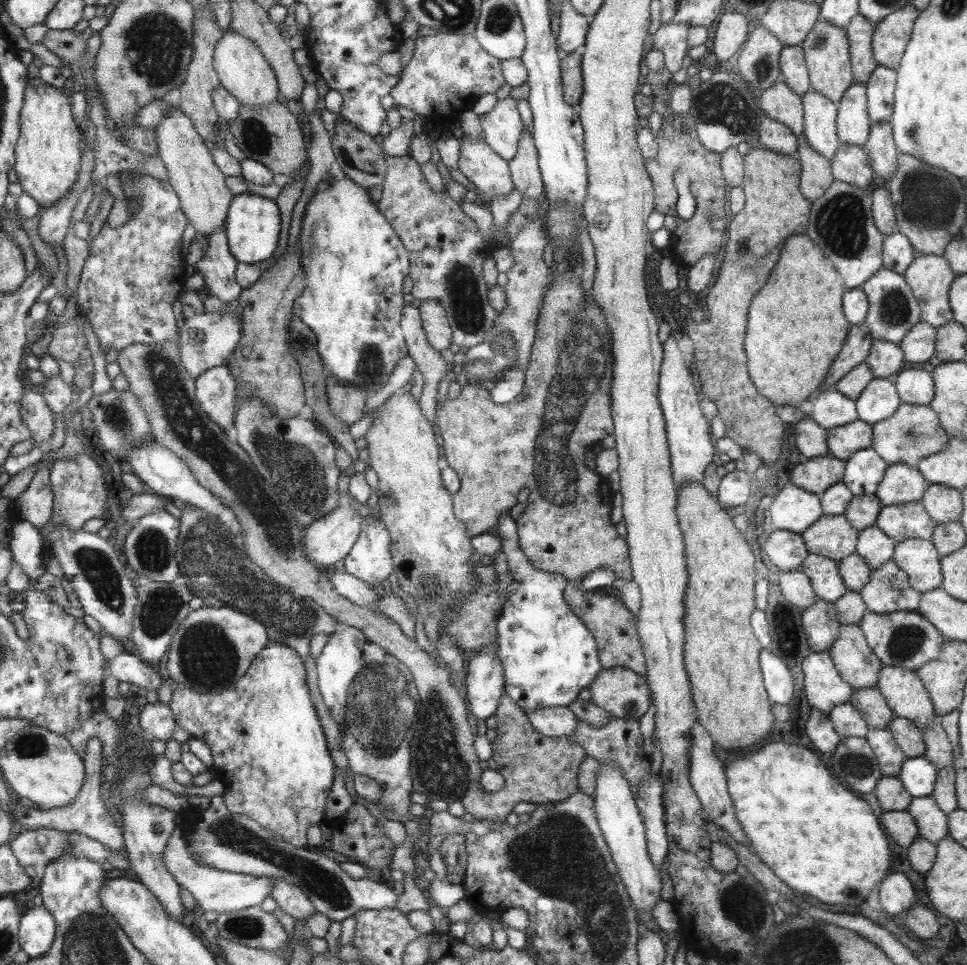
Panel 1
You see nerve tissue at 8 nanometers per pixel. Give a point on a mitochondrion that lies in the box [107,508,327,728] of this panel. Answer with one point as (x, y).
(208, 658)

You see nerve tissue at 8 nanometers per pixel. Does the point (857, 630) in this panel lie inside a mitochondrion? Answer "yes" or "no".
no

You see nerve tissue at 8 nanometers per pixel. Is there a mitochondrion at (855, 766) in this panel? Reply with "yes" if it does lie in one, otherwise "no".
yes

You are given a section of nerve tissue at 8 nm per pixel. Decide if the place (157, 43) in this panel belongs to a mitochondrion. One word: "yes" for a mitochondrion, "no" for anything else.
yes

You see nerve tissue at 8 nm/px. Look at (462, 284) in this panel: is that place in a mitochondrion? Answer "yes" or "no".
yes

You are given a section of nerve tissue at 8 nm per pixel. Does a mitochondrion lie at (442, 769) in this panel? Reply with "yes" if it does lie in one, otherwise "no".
yes

